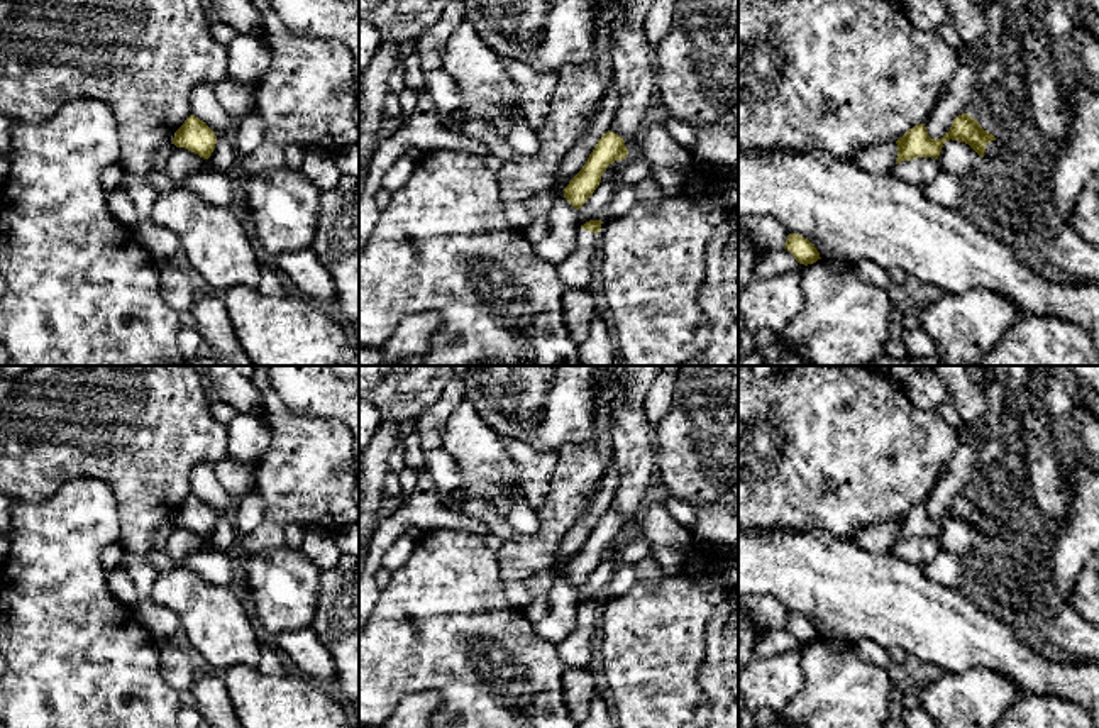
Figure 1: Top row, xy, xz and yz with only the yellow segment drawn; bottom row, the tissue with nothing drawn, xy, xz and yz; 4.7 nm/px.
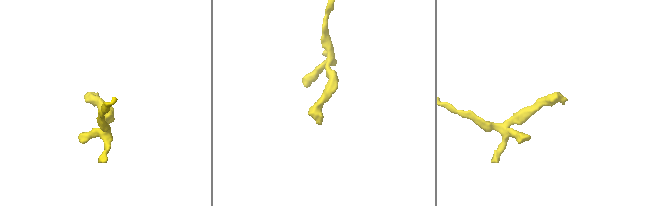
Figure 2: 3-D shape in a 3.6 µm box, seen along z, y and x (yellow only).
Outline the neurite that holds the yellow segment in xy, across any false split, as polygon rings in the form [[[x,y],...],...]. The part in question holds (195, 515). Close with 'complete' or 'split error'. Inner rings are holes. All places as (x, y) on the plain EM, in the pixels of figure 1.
[[[190,494],[174,511],[173,523],[208,538],[215,528],[217,515],[203,499]]] | complete

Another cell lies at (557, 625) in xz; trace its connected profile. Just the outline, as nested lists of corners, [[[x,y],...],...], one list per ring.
[[[611,459],[588,511],[572,525],[564,538],[562,552],[554,569],[555,581],[549,593],[550,609],[544,620],[533,623],[535,631],[555,645],[572,633],[577,616],[577,589],[564,577],[564,567],[583,549],[601,515],[610,510],[618,483],[620,469],[615,459]]]

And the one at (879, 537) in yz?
[[[896,520],[887,523],[872,523],[859,532],[848,540],[850,543],[859,545],[870,554],[886,554],[891,552],[897,537]]]

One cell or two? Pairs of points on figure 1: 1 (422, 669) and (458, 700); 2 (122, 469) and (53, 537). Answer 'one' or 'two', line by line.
1: one
2: two

